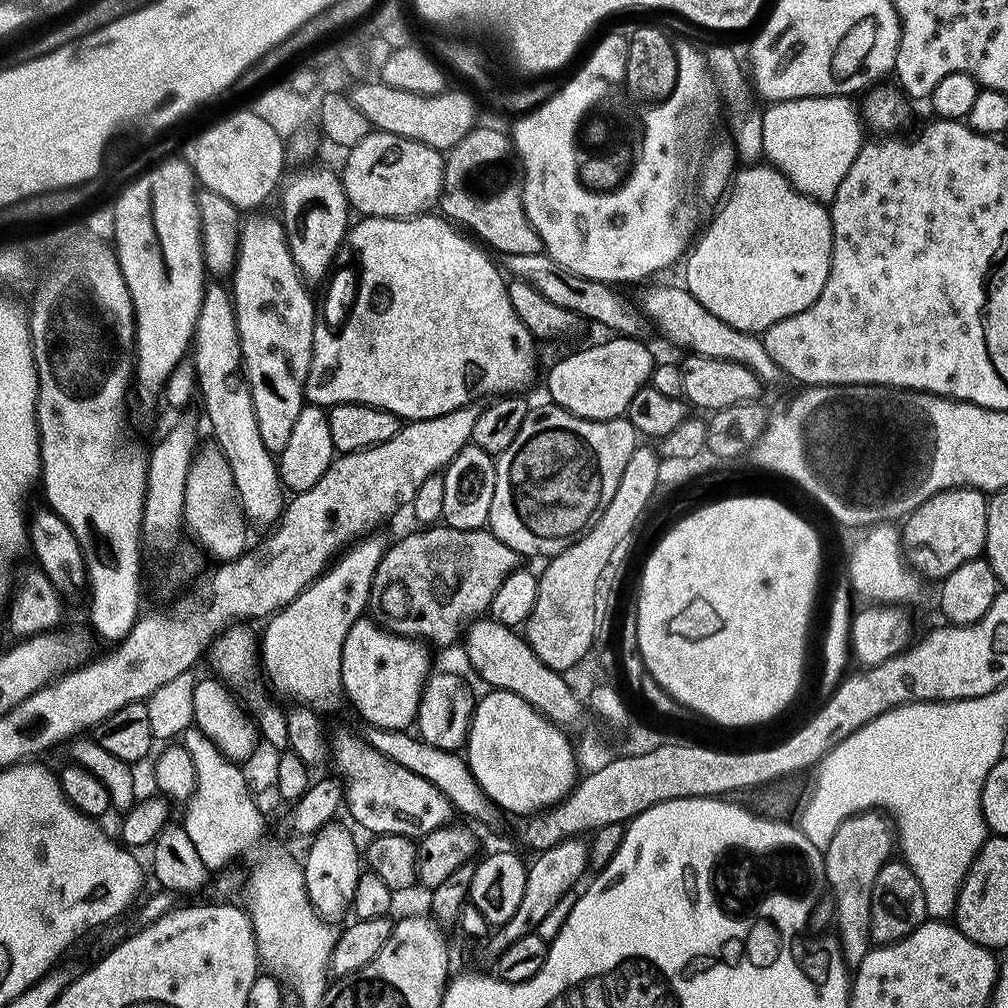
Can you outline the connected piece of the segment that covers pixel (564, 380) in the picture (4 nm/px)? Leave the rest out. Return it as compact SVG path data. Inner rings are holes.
M613 335L612 340L572 352L548 372L551 403L587 420L614 420L628 411L631 399L652 379L652 352L640 338Z

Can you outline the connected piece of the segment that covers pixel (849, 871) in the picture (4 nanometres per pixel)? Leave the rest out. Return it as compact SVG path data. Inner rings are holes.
M879 810L860 812L843 820L838 830L834 830L834 838L830 838L830 846L822 849L824 857L822 876L823 879L828 879L828 884L832 887L831 899L850 900L854 906L871 906L871 891L874 889L875 879L893 855L891 852L894 852L894 825L885 813Z

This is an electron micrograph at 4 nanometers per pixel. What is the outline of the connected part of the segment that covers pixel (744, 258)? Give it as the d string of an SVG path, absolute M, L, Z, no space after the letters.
M761 162L742 168L728 185L722 200L724 208L713 214L700 241L698 236L691 245L683 261L682 284L690 294L694 294L694 298L698 298L698 302L702 302L702 306L706 306L706 310L710 310L710 314L714 314L714 318L722 318L722 322L743 332L763 334L770 326L806 310L806 306L822 294L822 286L826 286L830 274L832 213L821 201L812 200L797 190L771 164Z

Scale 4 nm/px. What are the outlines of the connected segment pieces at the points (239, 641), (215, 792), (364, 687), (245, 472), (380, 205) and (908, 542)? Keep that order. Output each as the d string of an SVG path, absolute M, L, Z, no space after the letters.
M235 624L226 628L223 634L216 637L209 645L207 660L210 660L214 671L229 687L244 688L246 692L247 711L251 714L261 739L279 752L289 749L287 713L265 696L256 683L254 668L258 666L258 638L246 624Z
M185 674L154 690L154 694L146 701L150 714L150 730L157 741L164 740L163 742L171 741L171 736L185 731L182 744L192 756L196 788L186 801L188 809L184 812L182 825L206 867L210 870L224 870L231 865L228 863L235 856L242 855L247 848L252 848L259 842L260 835L264 832L266 816L260 812L256 797L248 788L243 767L224 757L212 744L211 738L193 726L193 685L193 677Z
M375 619L356 620L342 646L343 695L347 703L349 700L371 727L407 729L415 721L420 695L430 675L427 650L421 641L397 636Z
M212 282L205 287L202 298L201 312L198 314L196 329L192 335L190 361L196 367L194 384L198 389L198 400L204 403L204 412L208 415L208 424L212 427L211 439L217 448L222 450L226 462L230 466L230 474L234 474L236 498L240 501L241 513L253 529L268 530L279 521L286 507L286 492L280 482L277 461L273 453L262 446L262 438L258 434L258 418L254 418L254 398L250 398L248 379L242 371L240 358L240 339L236 329L236 311L232 308L232 294L220 282Z
M377 130L369 131L362 142L358 142L347 153L348 161L344 164L342 179L344 189L348 195L349 205L365 216L391 216L393 218L407 218L420 213L437 203L440 199L440 188L444 185L444 160L441 153L428 145L420 144L417 140L408 140L392 133Z
M963 487L939 492L922 502L899 529L905 560L921 577L943 578L958 570L958 566L977 559L986 542L988 501L989 497L978 489Z

